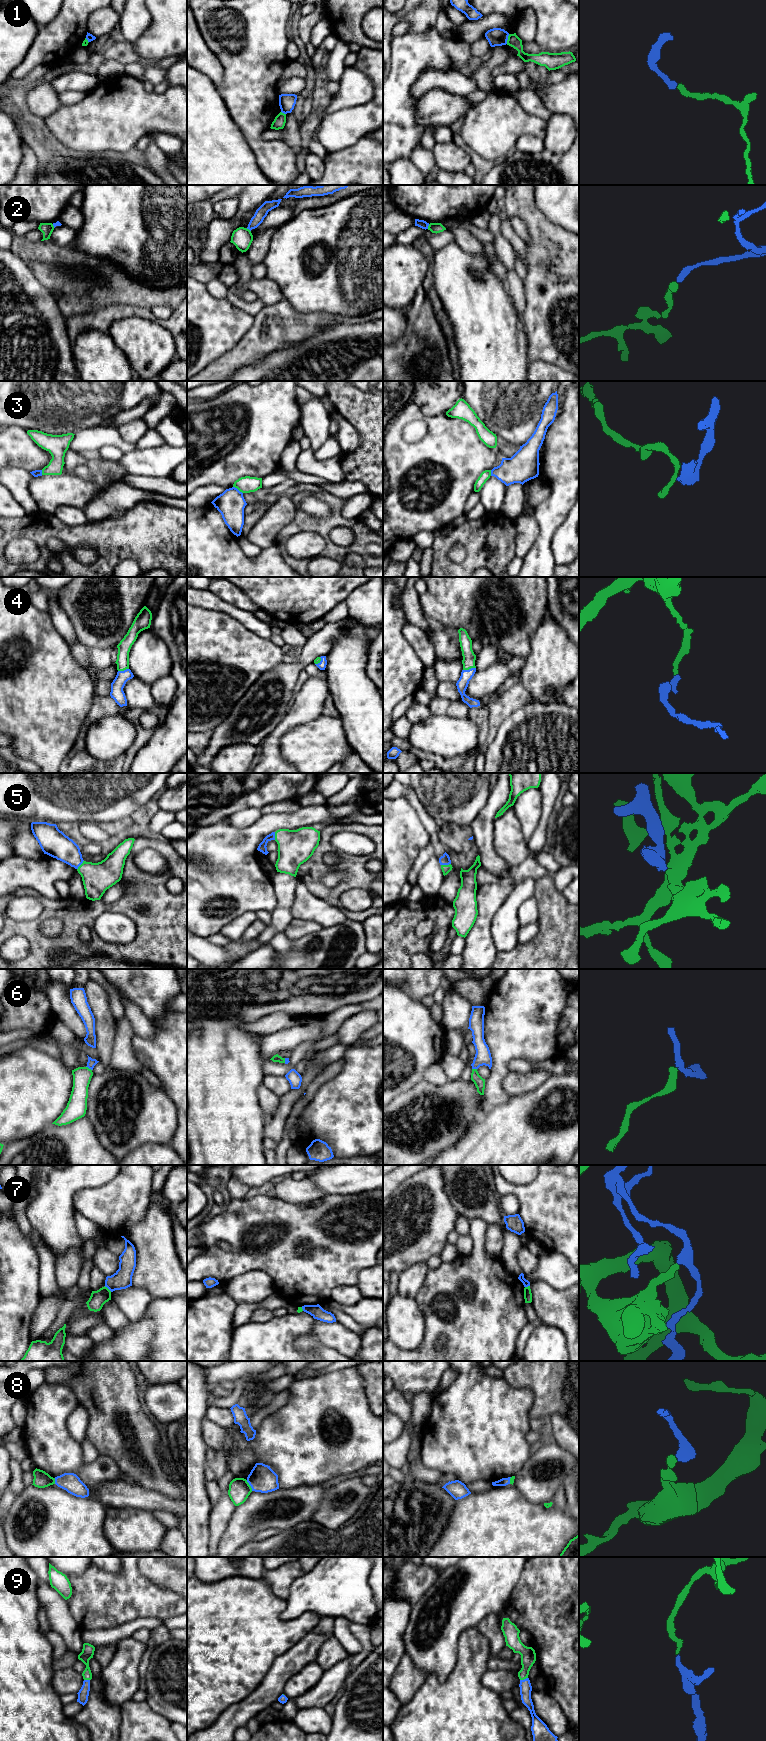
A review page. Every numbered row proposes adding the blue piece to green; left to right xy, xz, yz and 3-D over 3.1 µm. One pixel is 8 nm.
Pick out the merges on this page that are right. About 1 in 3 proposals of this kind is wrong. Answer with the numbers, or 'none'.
4, 5, 6, 9

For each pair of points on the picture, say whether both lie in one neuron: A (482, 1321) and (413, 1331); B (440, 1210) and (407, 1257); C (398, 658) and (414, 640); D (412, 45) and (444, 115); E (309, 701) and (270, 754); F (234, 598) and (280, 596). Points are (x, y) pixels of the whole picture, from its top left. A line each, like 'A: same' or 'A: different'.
A: different
B: same
C: different
D: different
E: same
F: different

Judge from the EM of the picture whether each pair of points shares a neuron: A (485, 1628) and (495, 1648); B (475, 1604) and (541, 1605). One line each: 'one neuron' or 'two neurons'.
A: one neuron
B: two neurons

